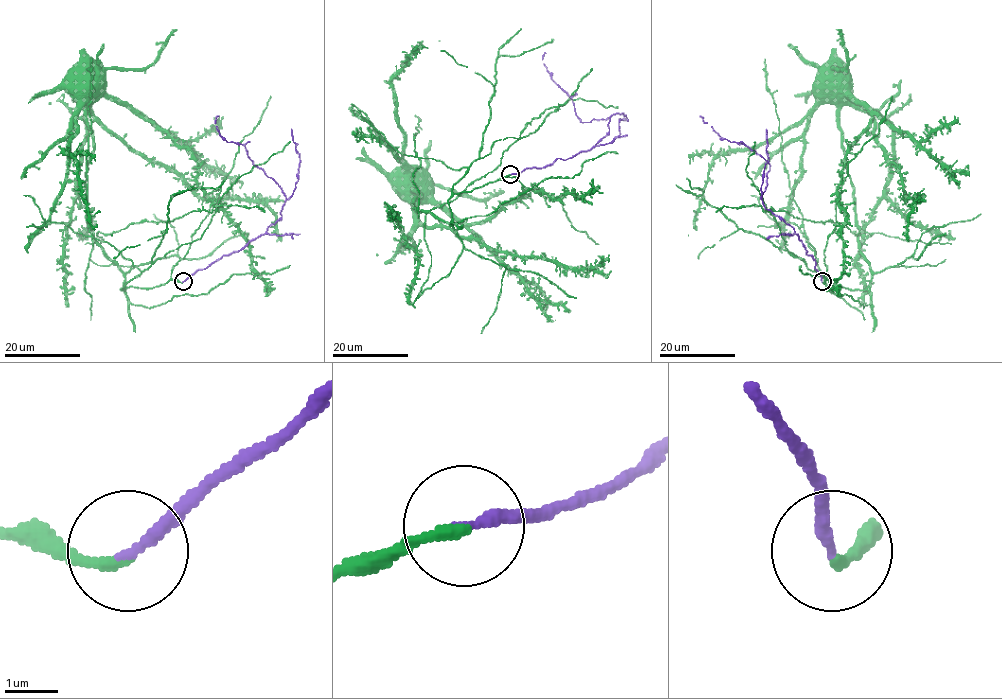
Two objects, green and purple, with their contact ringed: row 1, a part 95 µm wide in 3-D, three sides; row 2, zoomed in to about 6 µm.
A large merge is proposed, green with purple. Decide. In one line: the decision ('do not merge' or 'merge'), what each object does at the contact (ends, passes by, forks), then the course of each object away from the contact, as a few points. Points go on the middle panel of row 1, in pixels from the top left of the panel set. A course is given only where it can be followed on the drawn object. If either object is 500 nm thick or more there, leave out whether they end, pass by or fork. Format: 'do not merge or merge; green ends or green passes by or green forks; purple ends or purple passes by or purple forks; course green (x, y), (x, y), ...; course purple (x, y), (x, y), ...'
merge; green ends; purple ends; course green (511, 174), (498, 179), (514, 176), (537, 190), (462, 223), (424, 179), (404, 178); course purple (511, 174), (571, 158), (609, 132), (613, 114), (581, 121), (574, 103), (543, 63), (546, 53)

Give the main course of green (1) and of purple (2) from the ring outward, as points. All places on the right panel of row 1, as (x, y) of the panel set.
1: (822, 282), (826, 278), (824, 254), (835, 227), (843, 159), (871, 114), (825, 74)
2: (822, 281), (814, 259), (806, 253), (794, 229), (762, 201), (769, 163), (745, 145), (718, 134), (700, 115)

